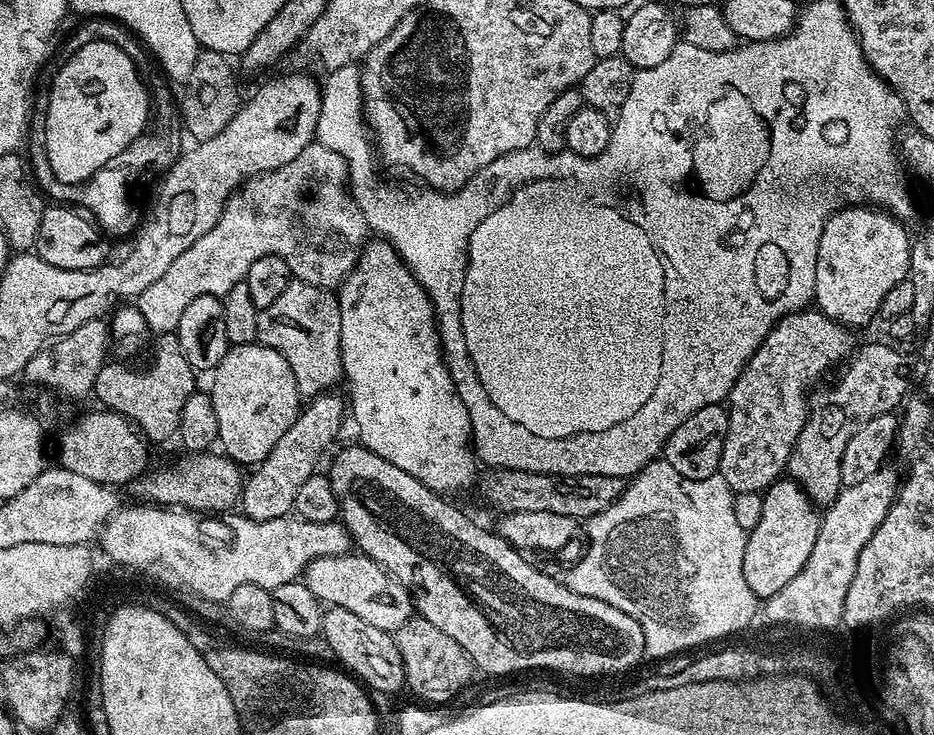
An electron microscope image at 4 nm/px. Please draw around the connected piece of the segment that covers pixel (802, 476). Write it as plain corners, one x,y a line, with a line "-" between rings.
888,342
883,343
864,344
861,348
859,345
843,365
844,373
829,388
822,389
823,387
821,387
811,397
808,417
802,426
802,432
798,434
798,440
794,442
786,472
817,506
832,504
841,490
842,454
846,451
850,438
854,438
854,434
864,423
870,422
870,418
878,418
878,414
896,412
909,395
909,393
907,394
908,360
896,349
899,347

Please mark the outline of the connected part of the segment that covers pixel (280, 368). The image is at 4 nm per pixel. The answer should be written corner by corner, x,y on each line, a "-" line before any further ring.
237,344
211,373
210,395
218,413
218,444
223,455
241,466
260,464
274,450
278,438
290,430
302,411
302,397
286,358
265,344

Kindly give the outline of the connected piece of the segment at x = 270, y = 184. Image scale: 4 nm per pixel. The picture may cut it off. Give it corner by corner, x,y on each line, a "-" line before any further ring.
318,142
310,143
306,146
306,150
302,150
302,154
298,154
298,158
294,158
294,162
286,162
286,166
278,166
278,170
270,170
263,172
260,176
253,176
251,180
240,185
232,197
224,203
222,214
218,218
218,222
210,230
206,230
206,234
202,234
202,238
198,238
196,242
188,247
166,270
166,274
162,274
162,278
158,278
158,282
151,283
146,286
146,290
142,290
140,296
135,297
134,304
140,309
144,316
144,323
148,328
153,328
153,333
175,332
178,322
182,318
182,310
186,310
186,306
190,306
190,302
194,302
194,298
202,298
203,296
225,296
231,288
245,283
250,266
254,266
254,262
258,262
258,258
266,258
267,256
277,256
282,258
282,262
286,262
286,266
291,270
293,277
307,284
313,284
319,288
329,290
339,289
340,284
350,274
350,270
356,265
356,260
360,256
361,250
364,249
366,241
369,239
370,229
366,218
362,214
362,210
358,210
358,206
352,197
352,190
348,186
348,167
342,158
342,154
334,154
334,150
326,150
326,146
322,146

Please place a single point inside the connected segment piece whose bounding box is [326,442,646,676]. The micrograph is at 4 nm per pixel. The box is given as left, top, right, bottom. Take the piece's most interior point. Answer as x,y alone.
508,616

